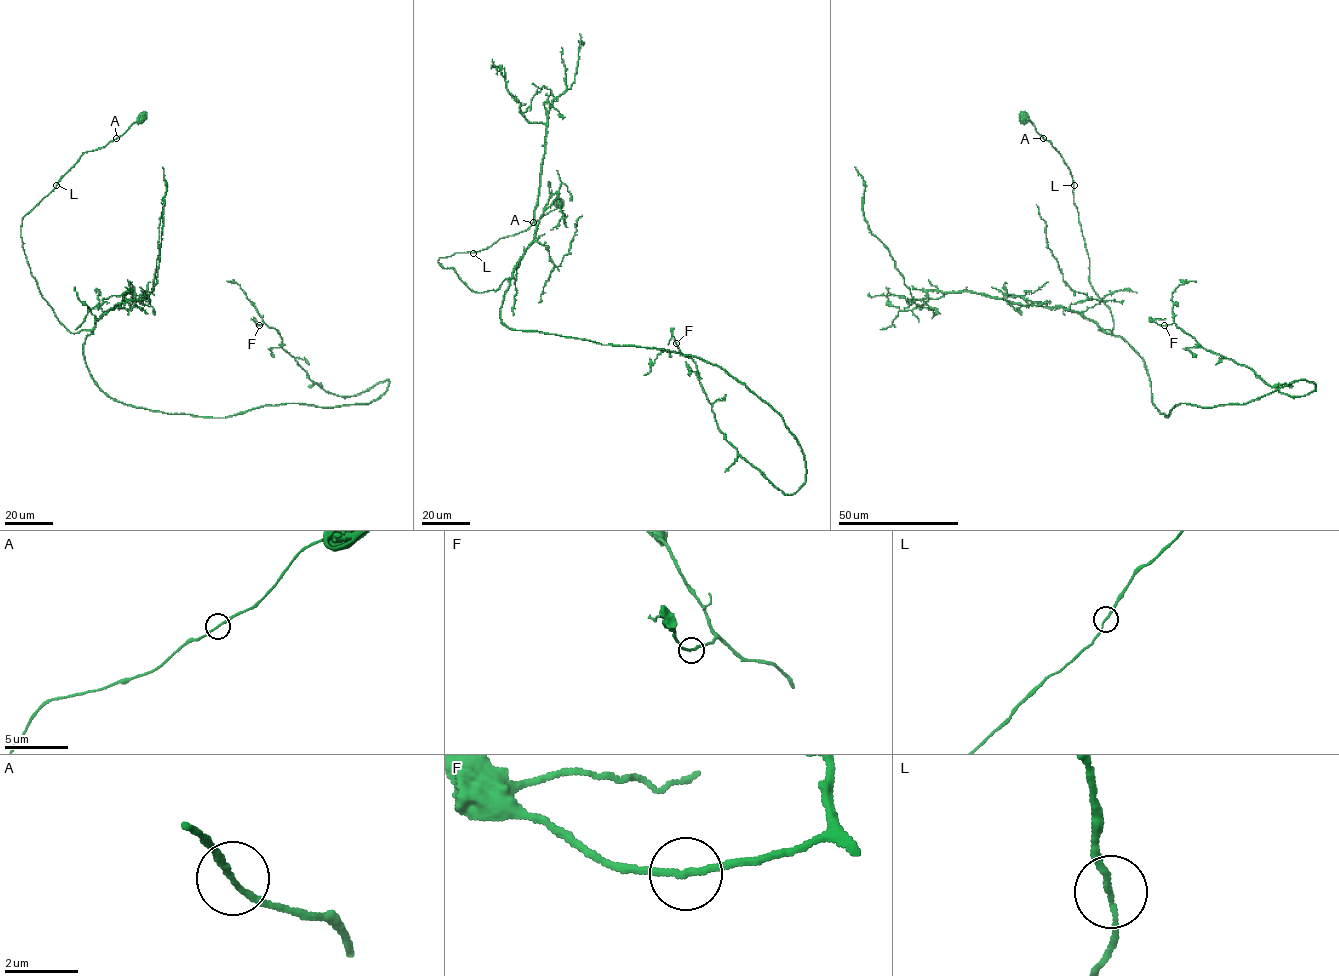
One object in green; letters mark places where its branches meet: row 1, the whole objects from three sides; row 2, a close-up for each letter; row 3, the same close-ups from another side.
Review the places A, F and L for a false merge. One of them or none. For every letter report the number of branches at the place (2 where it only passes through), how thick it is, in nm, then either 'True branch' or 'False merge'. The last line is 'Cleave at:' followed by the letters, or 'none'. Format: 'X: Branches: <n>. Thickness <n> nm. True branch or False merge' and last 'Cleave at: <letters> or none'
A: Branches: 2. Thickness 150 nm. True branch
F: Branches: 2. Thickness 170 nm. True branch
L: Branches: 2. Thickness 130 nm. True branch
Cleave at: none

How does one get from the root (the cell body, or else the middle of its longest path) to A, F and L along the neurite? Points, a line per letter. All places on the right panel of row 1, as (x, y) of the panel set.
A: (1022, 116), (1044, 138)
F: (1022, 116), (1073, 178), (1099, 329), (1143, 360), (1161, 414), (1316, 388), (1282, 393), (1164, 325)
L: (1022, 116), (1059, 152), (1074, 185)

